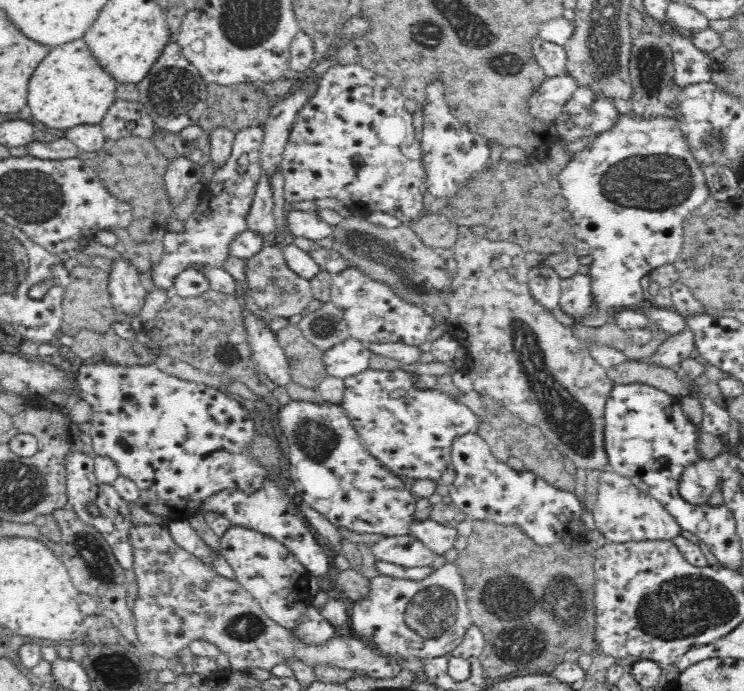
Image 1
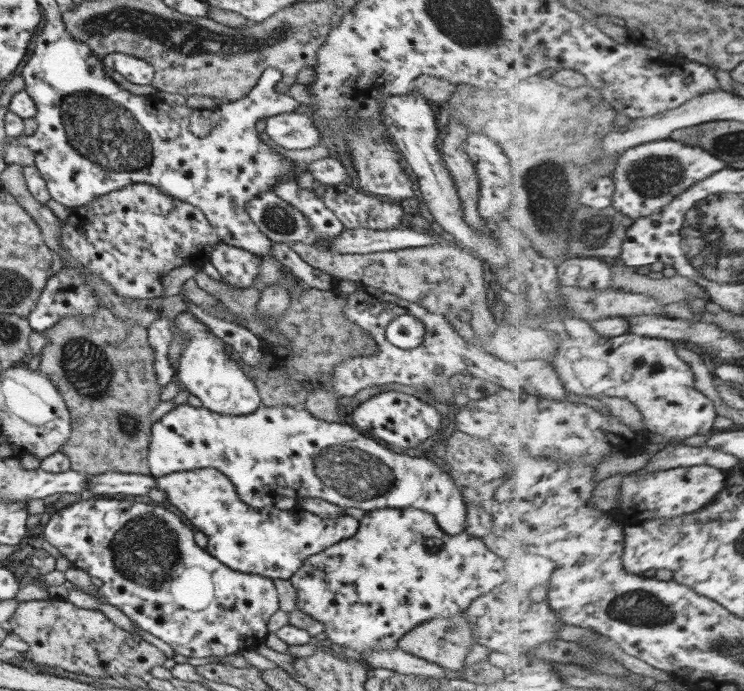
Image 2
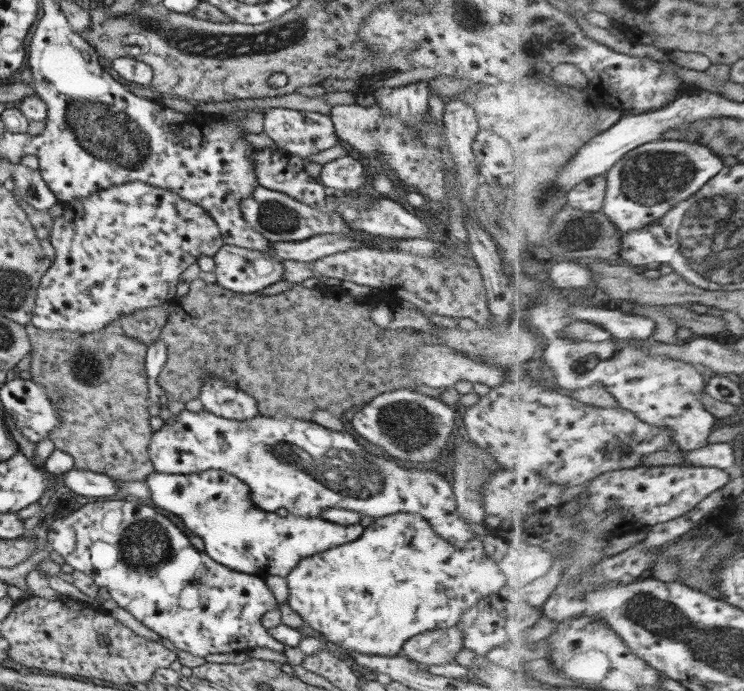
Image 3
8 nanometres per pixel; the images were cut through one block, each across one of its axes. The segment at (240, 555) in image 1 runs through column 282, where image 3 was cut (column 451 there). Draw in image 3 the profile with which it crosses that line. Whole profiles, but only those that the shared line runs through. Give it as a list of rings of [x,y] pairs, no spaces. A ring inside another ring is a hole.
[[[407,512],[375,518],[353,542],[302,558],[284,579],[289,608],[327,642],[347,652],[385,656],[401,653],[406,639],[416,634],[457,624],[463,611],[483,598],[505,593],[511,582],[498,562],[483,553],[481,538],[474,537],[463,547],[449,545],[433,533],[424,518]]]

